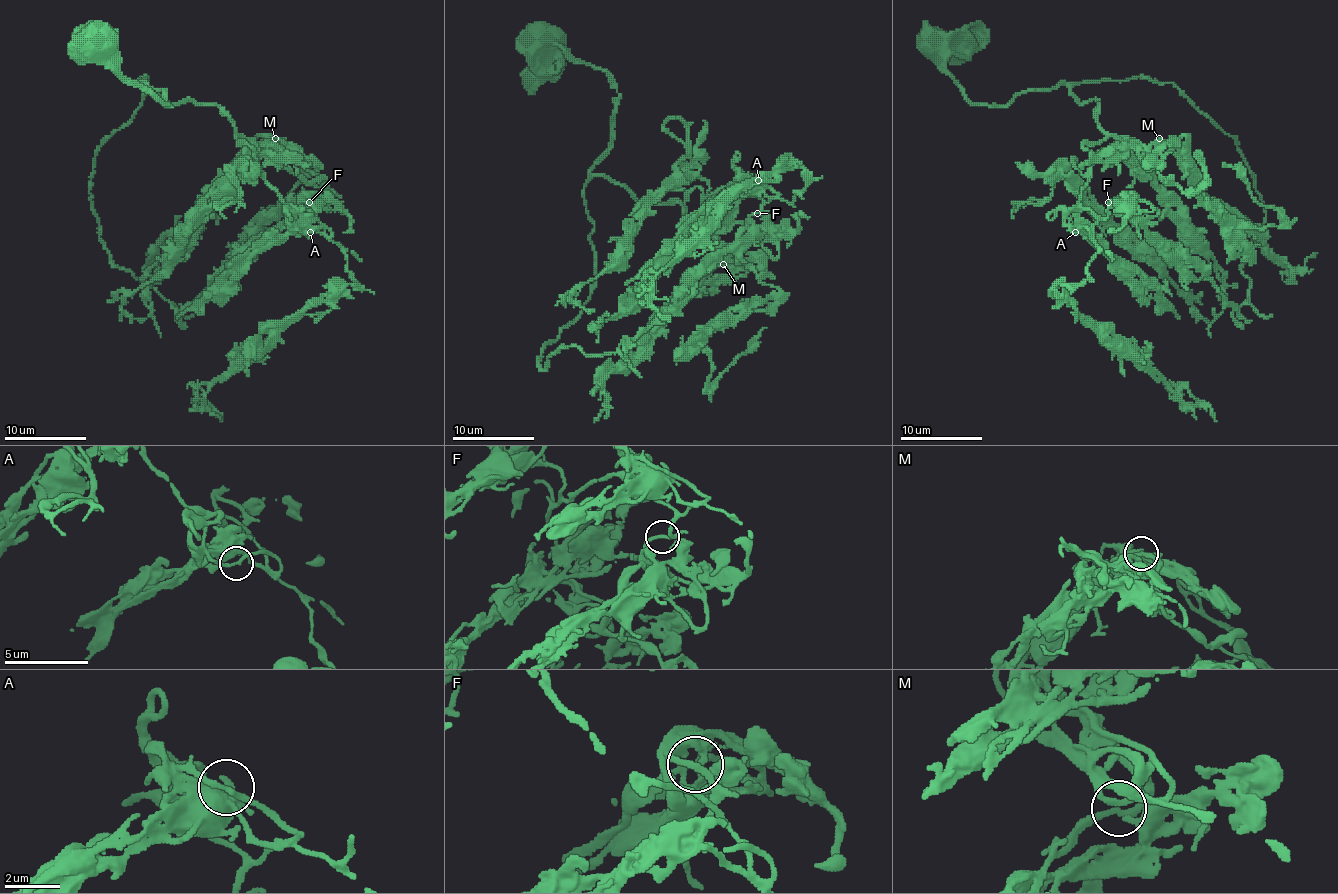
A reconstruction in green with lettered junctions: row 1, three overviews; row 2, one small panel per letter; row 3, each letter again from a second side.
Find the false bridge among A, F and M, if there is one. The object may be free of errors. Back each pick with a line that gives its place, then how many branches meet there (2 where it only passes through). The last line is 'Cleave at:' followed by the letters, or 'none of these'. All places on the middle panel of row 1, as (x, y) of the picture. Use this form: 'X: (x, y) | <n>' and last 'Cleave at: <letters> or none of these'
Cleave at: none of these

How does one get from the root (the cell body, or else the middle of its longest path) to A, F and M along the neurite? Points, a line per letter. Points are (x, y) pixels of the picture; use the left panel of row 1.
A: (95, 42), (163, 103), (171, 105), (163, 91), (142, 85), (171, 103), (214, 103), (310, 232)
F: (95, 42), (163, 103), (142, 85), (171, 103), (214, 103), (277, 195), (314, 218), (308, 202)
M: (95, 42), (163, 103), (142, 85), (171, 103), (214, 103), (238, 134), (277, 150), (275, 138)

